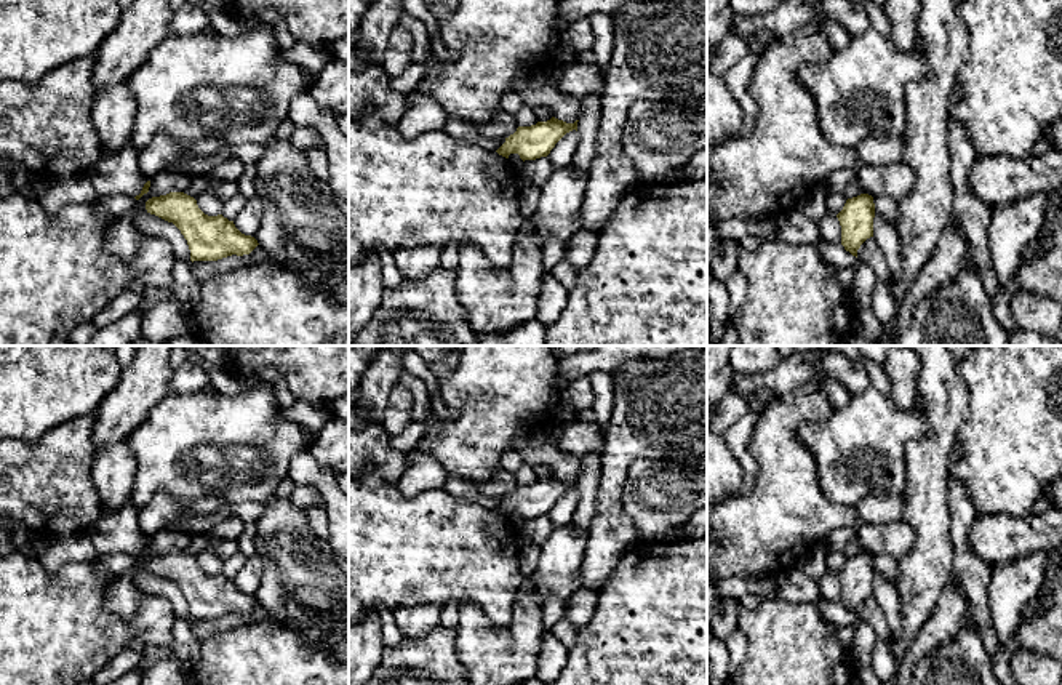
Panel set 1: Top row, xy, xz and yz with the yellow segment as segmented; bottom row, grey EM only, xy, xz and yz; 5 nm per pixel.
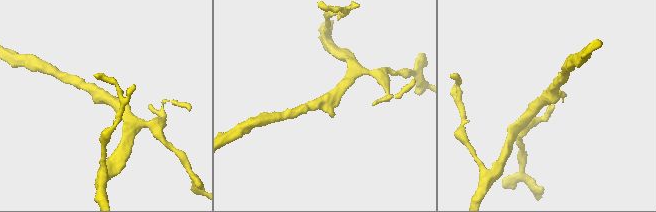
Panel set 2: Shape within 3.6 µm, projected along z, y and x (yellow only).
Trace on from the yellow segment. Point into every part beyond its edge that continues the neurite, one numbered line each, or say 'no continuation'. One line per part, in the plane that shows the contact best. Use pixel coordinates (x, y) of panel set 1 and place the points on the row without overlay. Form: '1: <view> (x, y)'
no continuation

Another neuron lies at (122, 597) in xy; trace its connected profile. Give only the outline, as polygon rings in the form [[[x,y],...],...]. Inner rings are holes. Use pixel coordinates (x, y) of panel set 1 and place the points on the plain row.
[[[131,573],[118,575],[106,587],[104,608],[128,619],[138,611],[142,597]]]

